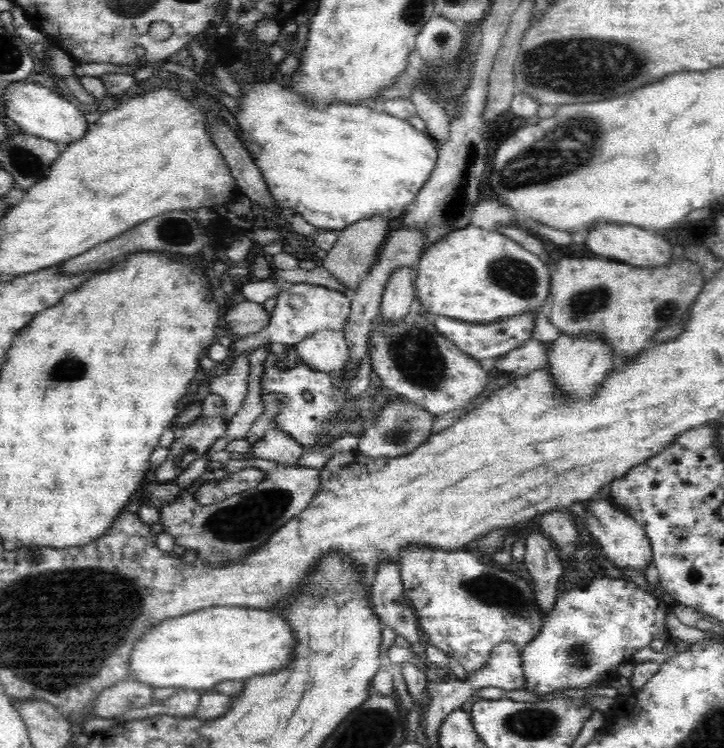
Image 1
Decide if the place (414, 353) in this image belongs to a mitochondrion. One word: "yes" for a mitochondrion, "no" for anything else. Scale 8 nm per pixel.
yes

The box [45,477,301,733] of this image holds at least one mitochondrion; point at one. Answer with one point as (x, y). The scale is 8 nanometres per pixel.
(251, 516)

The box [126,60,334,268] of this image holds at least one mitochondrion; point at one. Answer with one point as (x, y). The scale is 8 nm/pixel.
(176, 232)

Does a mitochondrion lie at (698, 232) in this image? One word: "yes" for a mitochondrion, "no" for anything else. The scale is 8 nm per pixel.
no

